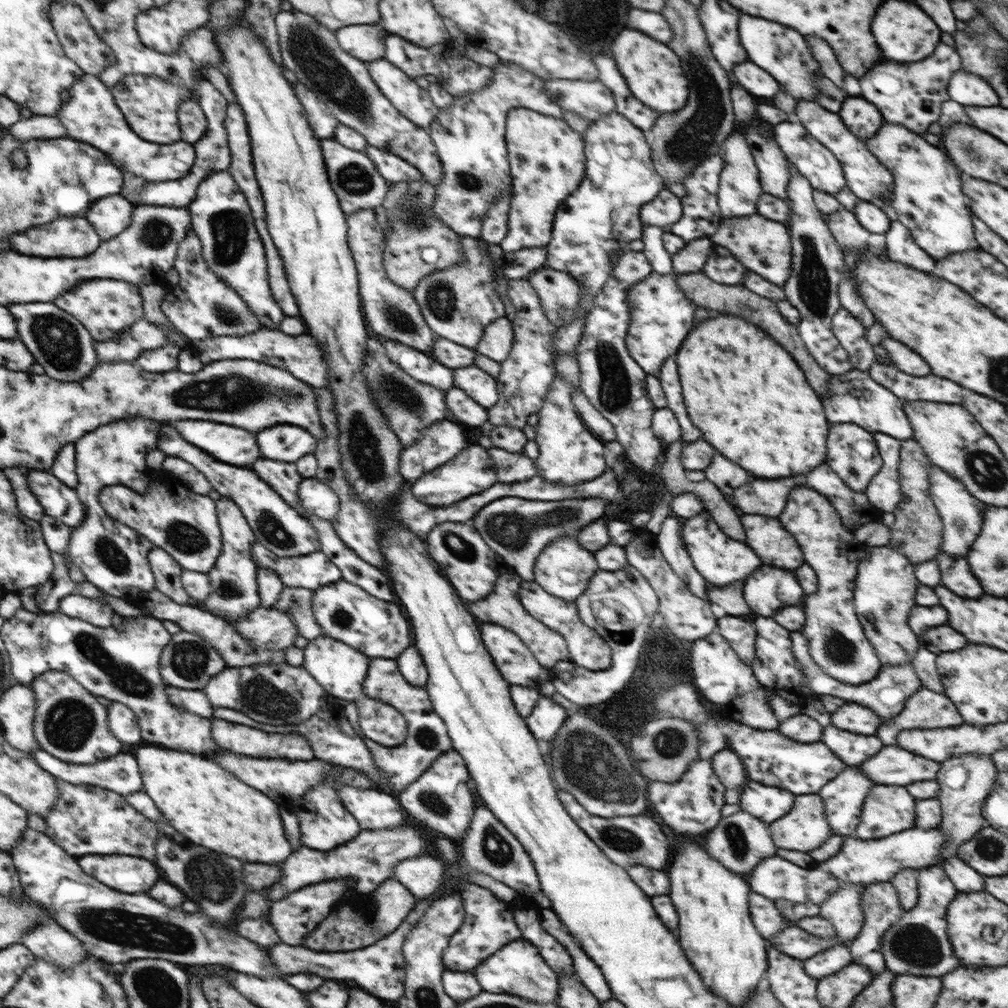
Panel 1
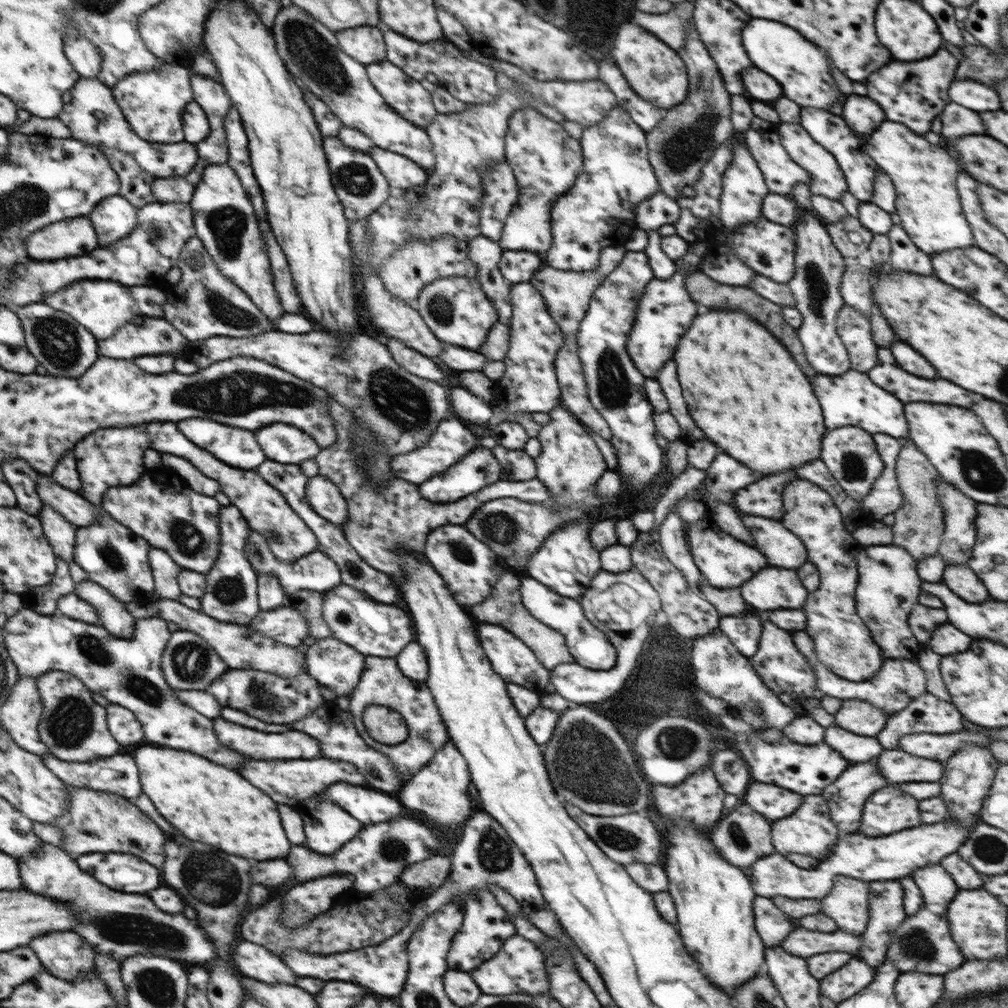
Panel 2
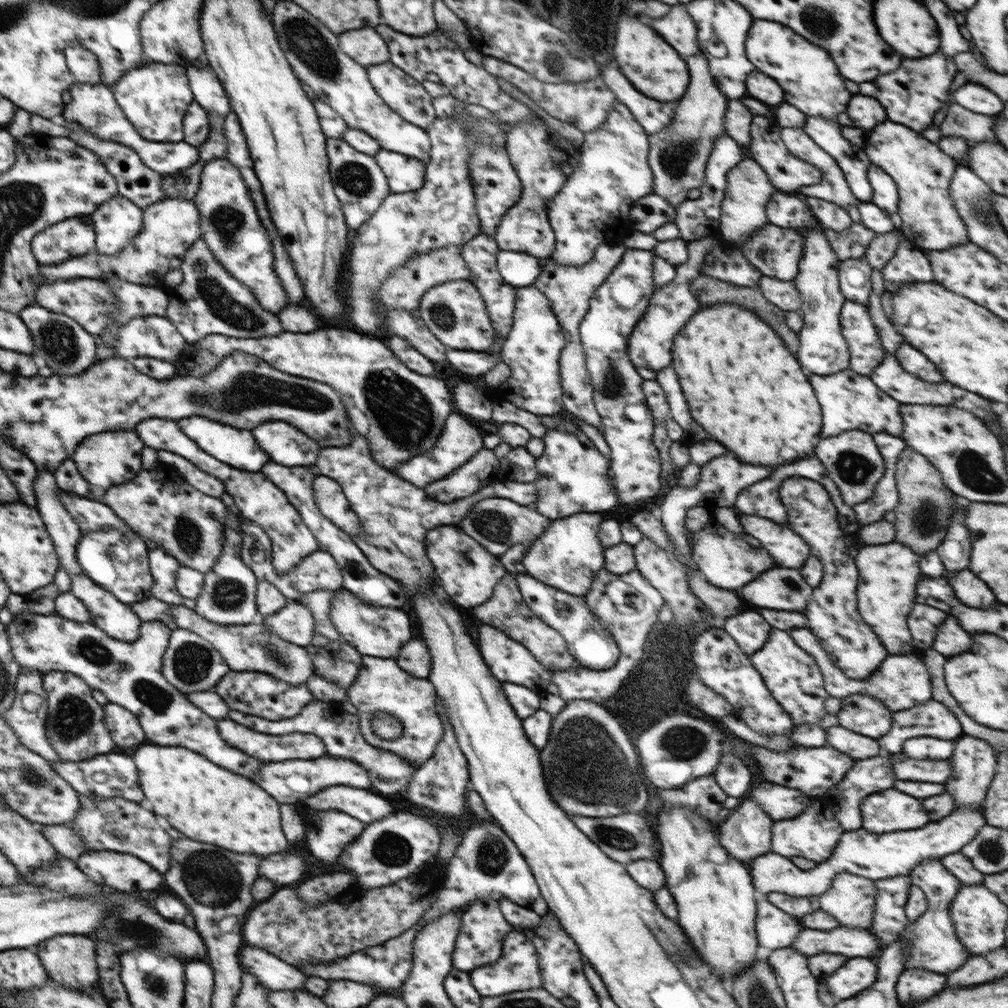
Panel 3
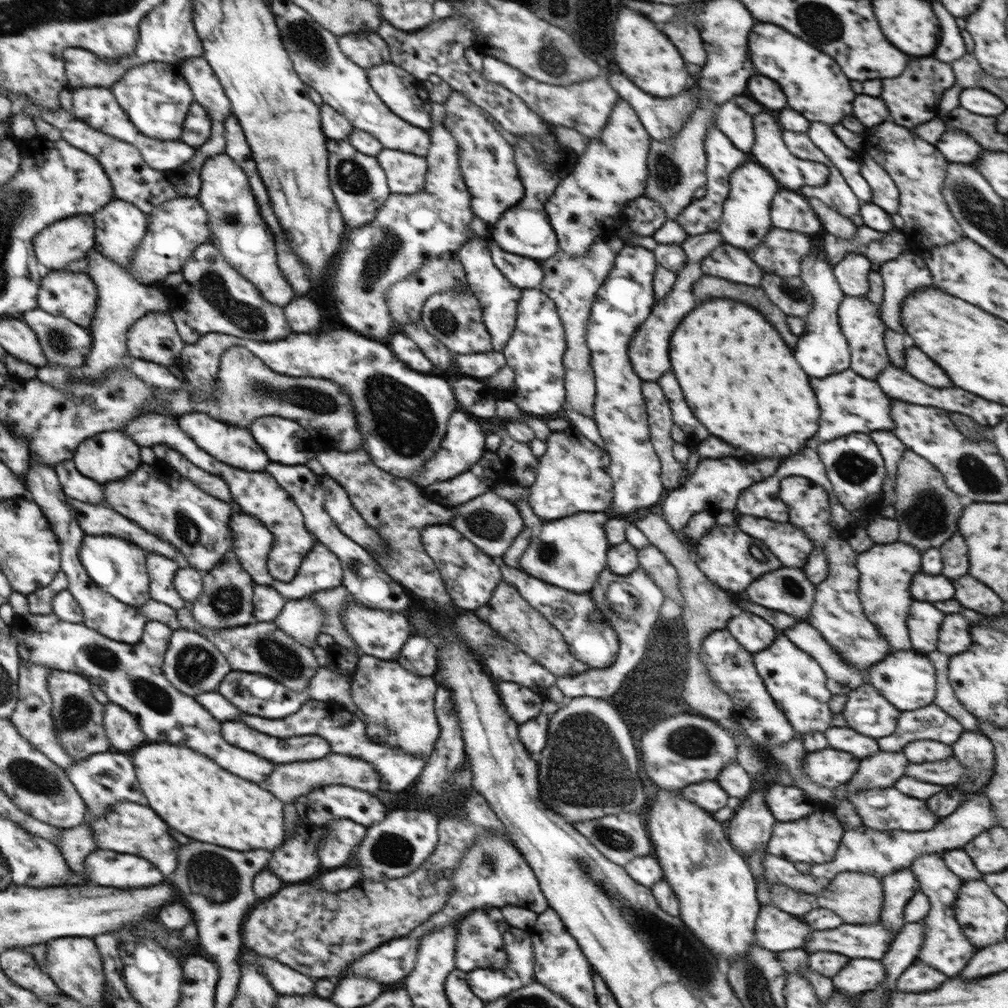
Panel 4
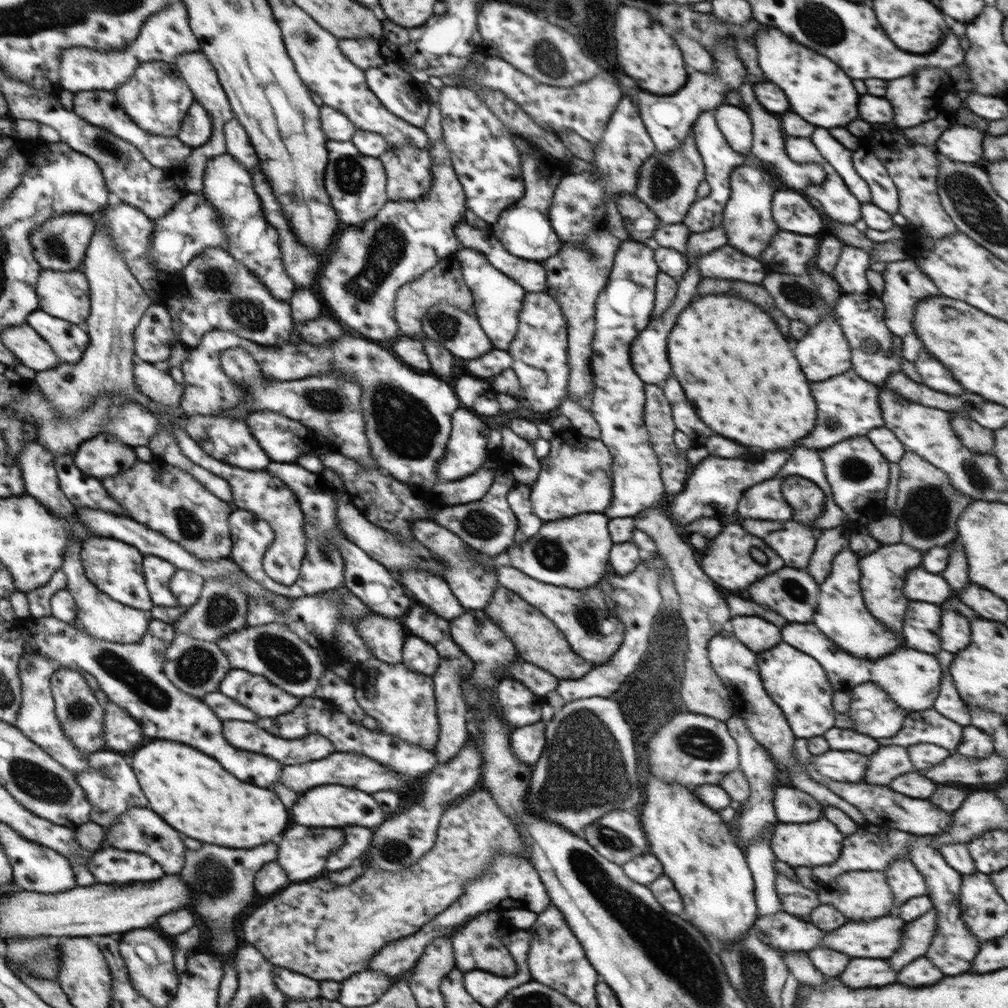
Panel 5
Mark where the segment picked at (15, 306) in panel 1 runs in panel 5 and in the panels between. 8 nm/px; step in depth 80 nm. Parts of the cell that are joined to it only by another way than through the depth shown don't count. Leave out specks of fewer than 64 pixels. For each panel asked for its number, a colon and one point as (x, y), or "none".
2: (64, 347)
3: (66, 347)
4: (65, 343)
5: (69, 341)

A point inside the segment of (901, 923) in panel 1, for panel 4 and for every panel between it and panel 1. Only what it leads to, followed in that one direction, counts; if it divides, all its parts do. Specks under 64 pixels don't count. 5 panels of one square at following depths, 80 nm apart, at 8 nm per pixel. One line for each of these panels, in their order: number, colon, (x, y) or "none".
2: (923, 943)
3: (932, 943)
4: (945, 948)

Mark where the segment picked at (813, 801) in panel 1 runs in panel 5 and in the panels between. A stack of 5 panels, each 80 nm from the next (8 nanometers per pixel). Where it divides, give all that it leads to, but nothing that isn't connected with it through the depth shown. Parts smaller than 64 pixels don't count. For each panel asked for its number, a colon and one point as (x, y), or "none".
2: (810, 830)
3: (813, 834)
4: (814, 839)
5: (817, 843)

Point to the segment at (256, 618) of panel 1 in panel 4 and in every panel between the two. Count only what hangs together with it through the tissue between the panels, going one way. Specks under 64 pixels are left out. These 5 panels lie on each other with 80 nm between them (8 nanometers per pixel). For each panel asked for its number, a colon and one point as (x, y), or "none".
2: (285, 625)
3: (293, 622)
4: (302, 619)

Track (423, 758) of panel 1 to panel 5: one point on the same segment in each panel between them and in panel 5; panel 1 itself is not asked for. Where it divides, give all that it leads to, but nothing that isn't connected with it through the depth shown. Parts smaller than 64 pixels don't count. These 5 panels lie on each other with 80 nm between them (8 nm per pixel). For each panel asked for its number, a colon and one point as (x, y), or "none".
2: (382, 684)
3: (381, 685)
4: (399, 706)
5: (402, 701)

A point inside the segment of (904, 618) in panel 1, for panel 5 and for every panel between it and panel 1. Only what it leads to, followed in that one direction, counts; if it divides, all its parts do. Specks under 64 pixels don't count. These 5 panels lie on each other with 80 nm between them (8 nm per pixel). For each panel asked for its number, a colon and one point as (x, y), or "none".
2: (888, 586)
3: (888, 573)
4: (886, 571)
5: (883, 572)

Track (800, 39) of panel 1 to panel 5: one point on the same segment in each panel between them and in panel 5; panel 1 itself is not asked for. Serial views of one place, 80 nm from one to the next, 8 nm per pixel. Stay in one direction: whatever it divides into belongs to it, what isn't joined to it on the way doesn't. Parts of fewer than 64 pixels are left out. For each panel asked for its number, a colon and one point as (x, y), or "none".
2: (803, 69)
3: (810, 80)
4: (814, 85)
5: (818, 90)

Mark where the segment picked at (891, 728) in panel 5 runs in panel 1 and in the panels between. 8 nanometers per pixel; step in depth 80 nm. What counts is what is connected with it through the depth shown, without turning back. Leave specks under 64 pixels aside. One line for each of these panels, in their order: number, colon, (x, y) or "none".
1: (852, 717)
2: (856, 716)
3: (864, 715)
4: (867, 711)

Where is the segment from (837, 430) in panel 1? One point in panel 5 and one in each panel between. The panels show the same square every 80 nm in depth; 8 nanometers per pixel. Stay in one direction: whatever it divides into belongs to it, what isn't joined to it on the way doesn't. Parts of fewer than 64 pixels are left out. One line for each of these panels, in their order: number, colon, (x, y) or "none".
2: (850, 454)
3: (852, 460)
4: (854, 465)
5: (858, 475)

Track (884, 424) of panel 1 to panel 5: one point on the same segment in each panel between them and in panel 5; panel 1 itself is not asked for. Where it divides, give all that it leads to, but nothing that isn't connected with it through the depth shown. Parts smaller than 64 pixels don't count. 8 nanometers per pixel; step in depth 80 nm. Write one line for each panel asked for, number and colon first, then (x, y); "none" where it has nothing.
2: (851, 399)
3: (850, 401)
4: (854, 404)
5: (849, 404)

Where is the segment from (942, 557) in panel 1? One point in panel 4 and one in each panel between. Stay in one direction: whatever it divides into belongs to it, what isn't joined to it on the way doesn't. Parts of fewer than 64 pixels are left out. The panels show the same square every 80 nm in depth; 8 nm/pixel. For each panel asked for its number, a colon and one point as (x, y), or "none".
2: (960, 579)
3: (970, 590)
4: (969, 592)

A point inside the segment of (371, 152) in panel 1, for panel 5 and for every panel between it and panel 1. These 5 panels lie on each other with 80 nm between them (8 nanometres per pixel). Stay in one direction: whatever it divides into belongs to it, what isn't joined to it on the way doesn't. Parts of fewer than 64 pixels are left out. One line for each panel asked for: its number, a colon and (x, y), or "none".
2: (401, 173)
3: (404, 174)
4: (405, 172)
5: (409, 176)

